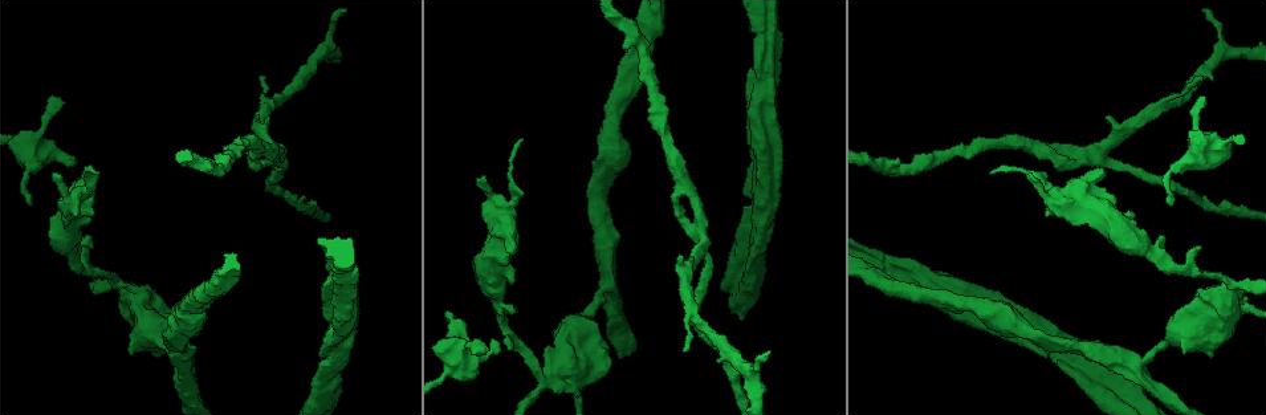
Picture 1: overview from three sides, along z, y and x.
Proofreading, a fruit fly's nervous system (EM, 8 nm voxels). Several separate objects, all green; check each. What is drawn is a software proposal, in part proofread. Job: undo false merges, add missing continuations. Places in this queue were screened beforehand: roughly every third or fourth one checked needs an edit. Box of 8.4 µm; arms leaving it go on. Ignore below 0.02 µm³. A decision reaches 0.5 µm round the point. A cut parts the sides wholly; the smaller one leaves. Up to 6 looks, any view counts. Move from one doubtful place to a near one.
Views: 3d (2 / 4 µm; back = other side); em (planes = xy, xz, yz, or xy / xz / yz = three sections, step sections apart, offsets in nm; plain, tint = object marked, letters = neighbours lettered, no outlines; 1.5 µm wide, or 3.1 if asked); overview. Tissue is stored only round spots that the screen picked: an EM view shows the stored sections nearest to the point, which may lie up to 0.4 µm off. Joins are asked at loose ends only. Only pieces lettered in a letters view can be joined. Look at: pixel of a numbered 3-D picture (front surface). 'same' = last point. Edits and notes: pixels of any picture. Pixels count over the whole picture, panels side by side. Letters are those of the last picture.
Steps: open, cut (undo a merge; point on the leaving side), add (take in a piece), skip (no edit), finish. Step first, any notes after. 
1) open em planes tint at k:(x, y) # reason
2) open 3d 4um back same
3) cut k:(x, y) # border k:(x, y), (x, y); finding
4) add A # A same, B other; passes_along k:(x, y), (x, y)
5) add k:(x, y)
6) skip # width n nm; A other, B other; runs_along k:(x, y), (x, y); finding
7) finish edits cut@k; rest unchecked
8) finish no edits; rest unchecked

open 3d 4um at 1:(1228, 287) # thick turns thin

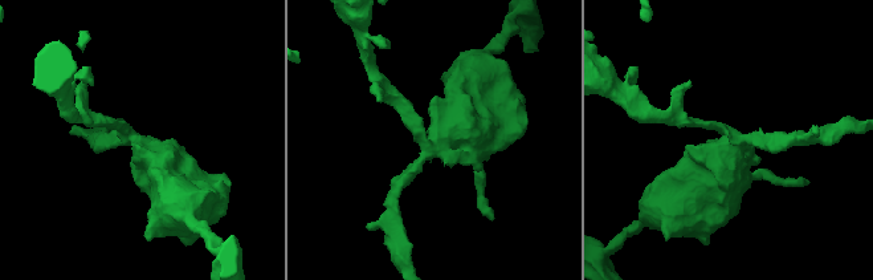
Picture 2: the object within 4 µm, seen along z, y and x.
open em yz step 4 tint at 2:(433, 141) # arms 3; now the EM

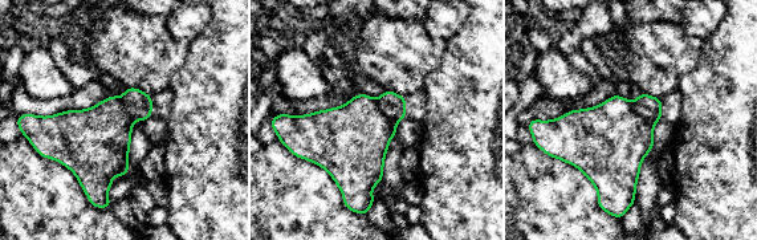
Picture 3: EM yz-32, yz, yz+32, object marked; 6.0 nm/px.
open em yz step 4 letters same

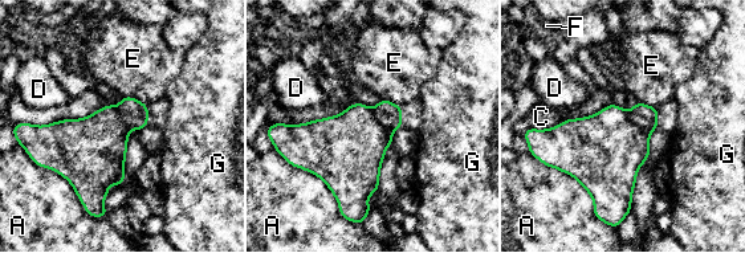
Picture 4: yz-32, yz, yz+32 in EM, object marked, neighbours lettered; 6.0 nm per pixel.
cut 4:(644, 117) # A other, C other, D other, E other, F other, G other; border 4:(627, 111), (638, 126), (650, 131); two neurons meet here

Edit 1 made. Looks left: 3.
open 3d 4um back at 1:(1200, 77) # an open end

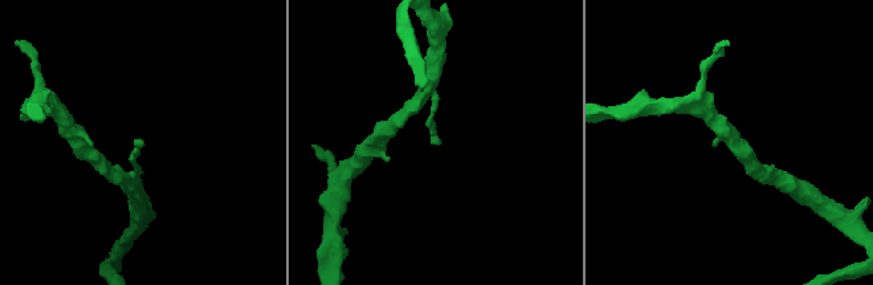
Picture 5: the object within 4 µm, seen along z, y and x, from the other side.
open em xy step 4 tint at 5:(138, 140) # need the tissue

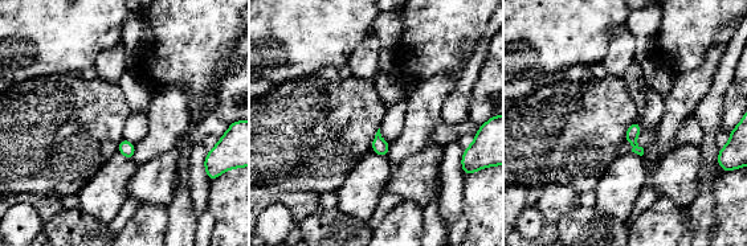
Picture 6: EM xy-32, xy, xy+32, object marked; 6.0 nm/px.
open em planes letters same # cut it another way

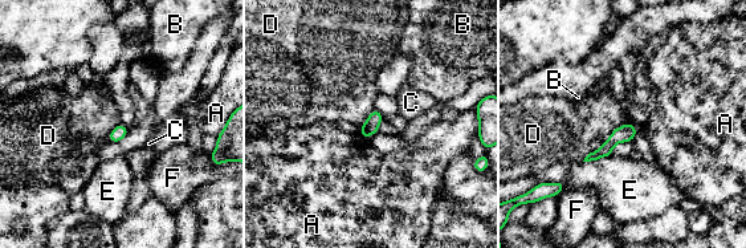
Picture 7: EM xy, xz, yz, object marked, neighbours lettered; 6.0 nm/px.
skip # A other, B other, C other, D other, E other, F other; border 7:(626, 122), (582, 161); none of them fits

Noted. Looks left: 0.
finish edits cut@4; rest unchecked

